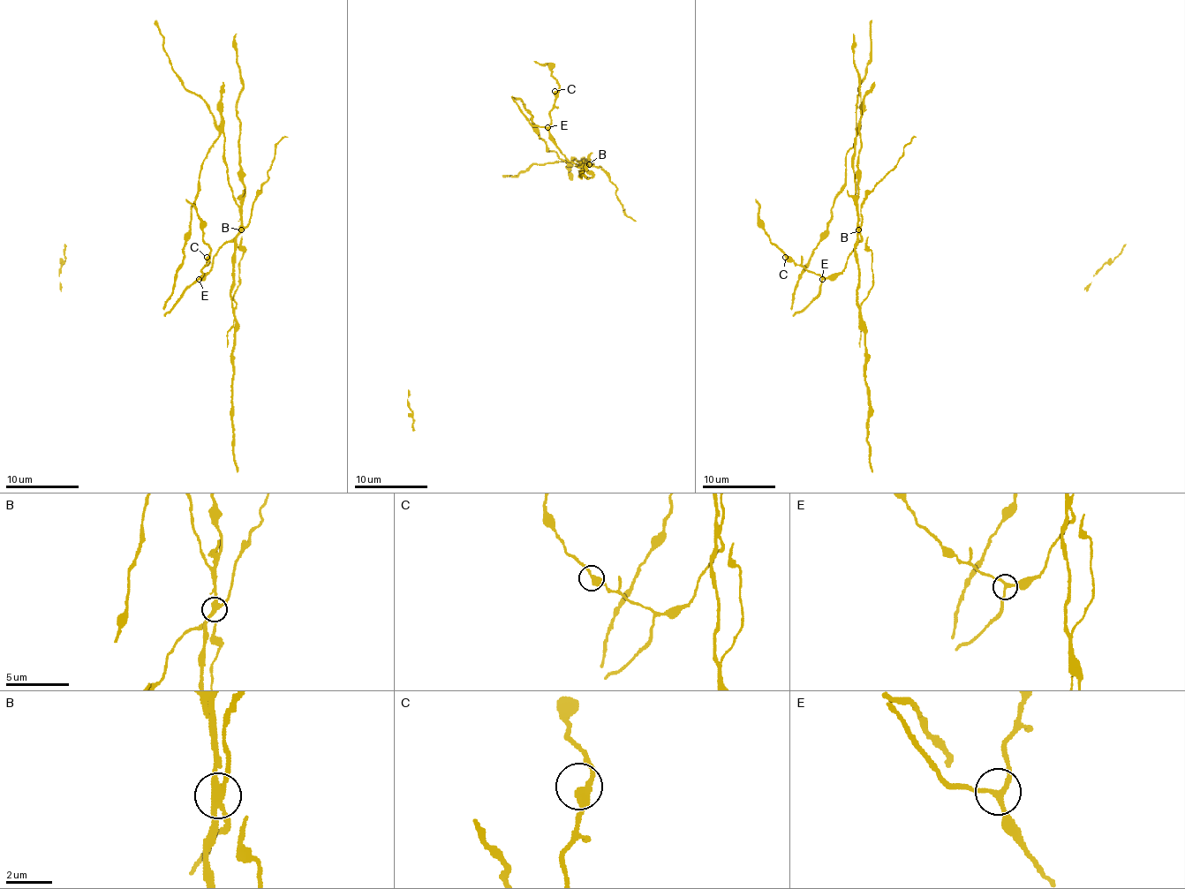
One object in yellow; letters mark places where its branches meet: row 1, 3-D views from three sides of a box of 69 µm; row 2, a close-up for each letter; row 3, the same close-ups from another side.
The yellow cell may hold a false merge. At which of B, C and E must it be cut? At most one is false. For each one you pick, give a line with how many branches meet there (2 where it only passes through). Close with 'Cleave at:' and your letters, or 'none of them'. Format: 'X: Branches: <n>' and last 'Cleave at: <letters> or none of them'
B: Branches: 3
Cleave at: B

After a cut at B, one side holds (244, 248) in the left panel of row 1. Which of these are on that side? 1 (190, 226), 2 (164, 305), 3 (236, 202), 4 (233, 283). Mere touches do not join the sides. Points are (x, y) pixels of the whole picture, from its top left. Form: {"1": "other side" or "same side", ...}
{"1": "same side", "2": "same side", "3": "same side", "4": "same side"}

